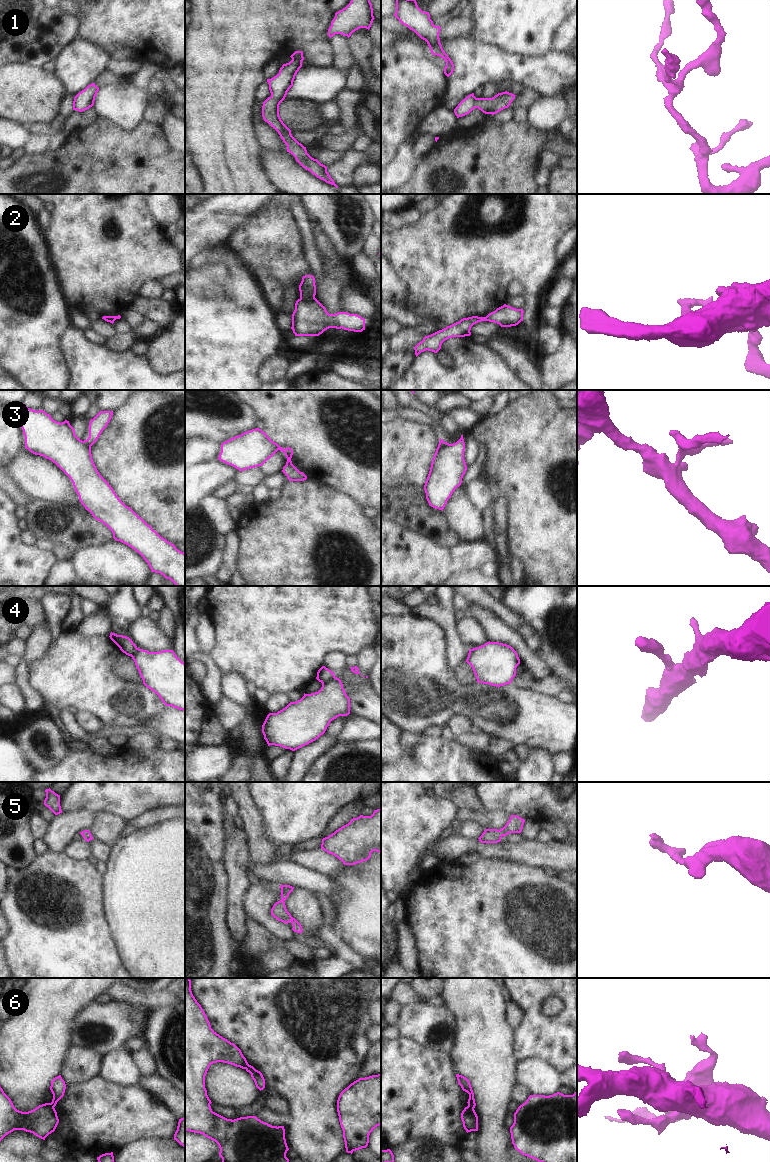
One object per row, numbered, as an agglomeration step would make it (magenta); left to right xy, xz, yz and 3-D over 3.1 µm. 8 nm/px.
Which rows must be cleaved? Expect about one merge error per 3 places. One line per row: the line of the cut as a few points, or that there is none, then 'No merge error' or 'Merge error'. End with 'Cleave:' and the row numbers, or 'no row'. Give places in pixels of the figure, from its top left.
1: No split. No merge error
2: Split along xz (314, 297), (309, 300), (300, 299). Merge error
3: Split along xy (87, 439), (91, 445). Merge error
4: Split along xz (334, 676), (322, 684). Merge error
5: No split. No merge error
6: Split along yz (468, 1105), (473, 1109). Merge error
Cleave: 2, 3, 4, 6.

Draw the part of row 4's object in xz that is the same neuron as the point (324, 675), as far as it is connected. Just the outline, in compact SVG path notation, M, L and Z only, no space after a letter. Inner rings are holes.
M322 666L317 672L316 679L322 684L324 684L331 681L334 677L335 677L334 672L332 672L325 666Z

